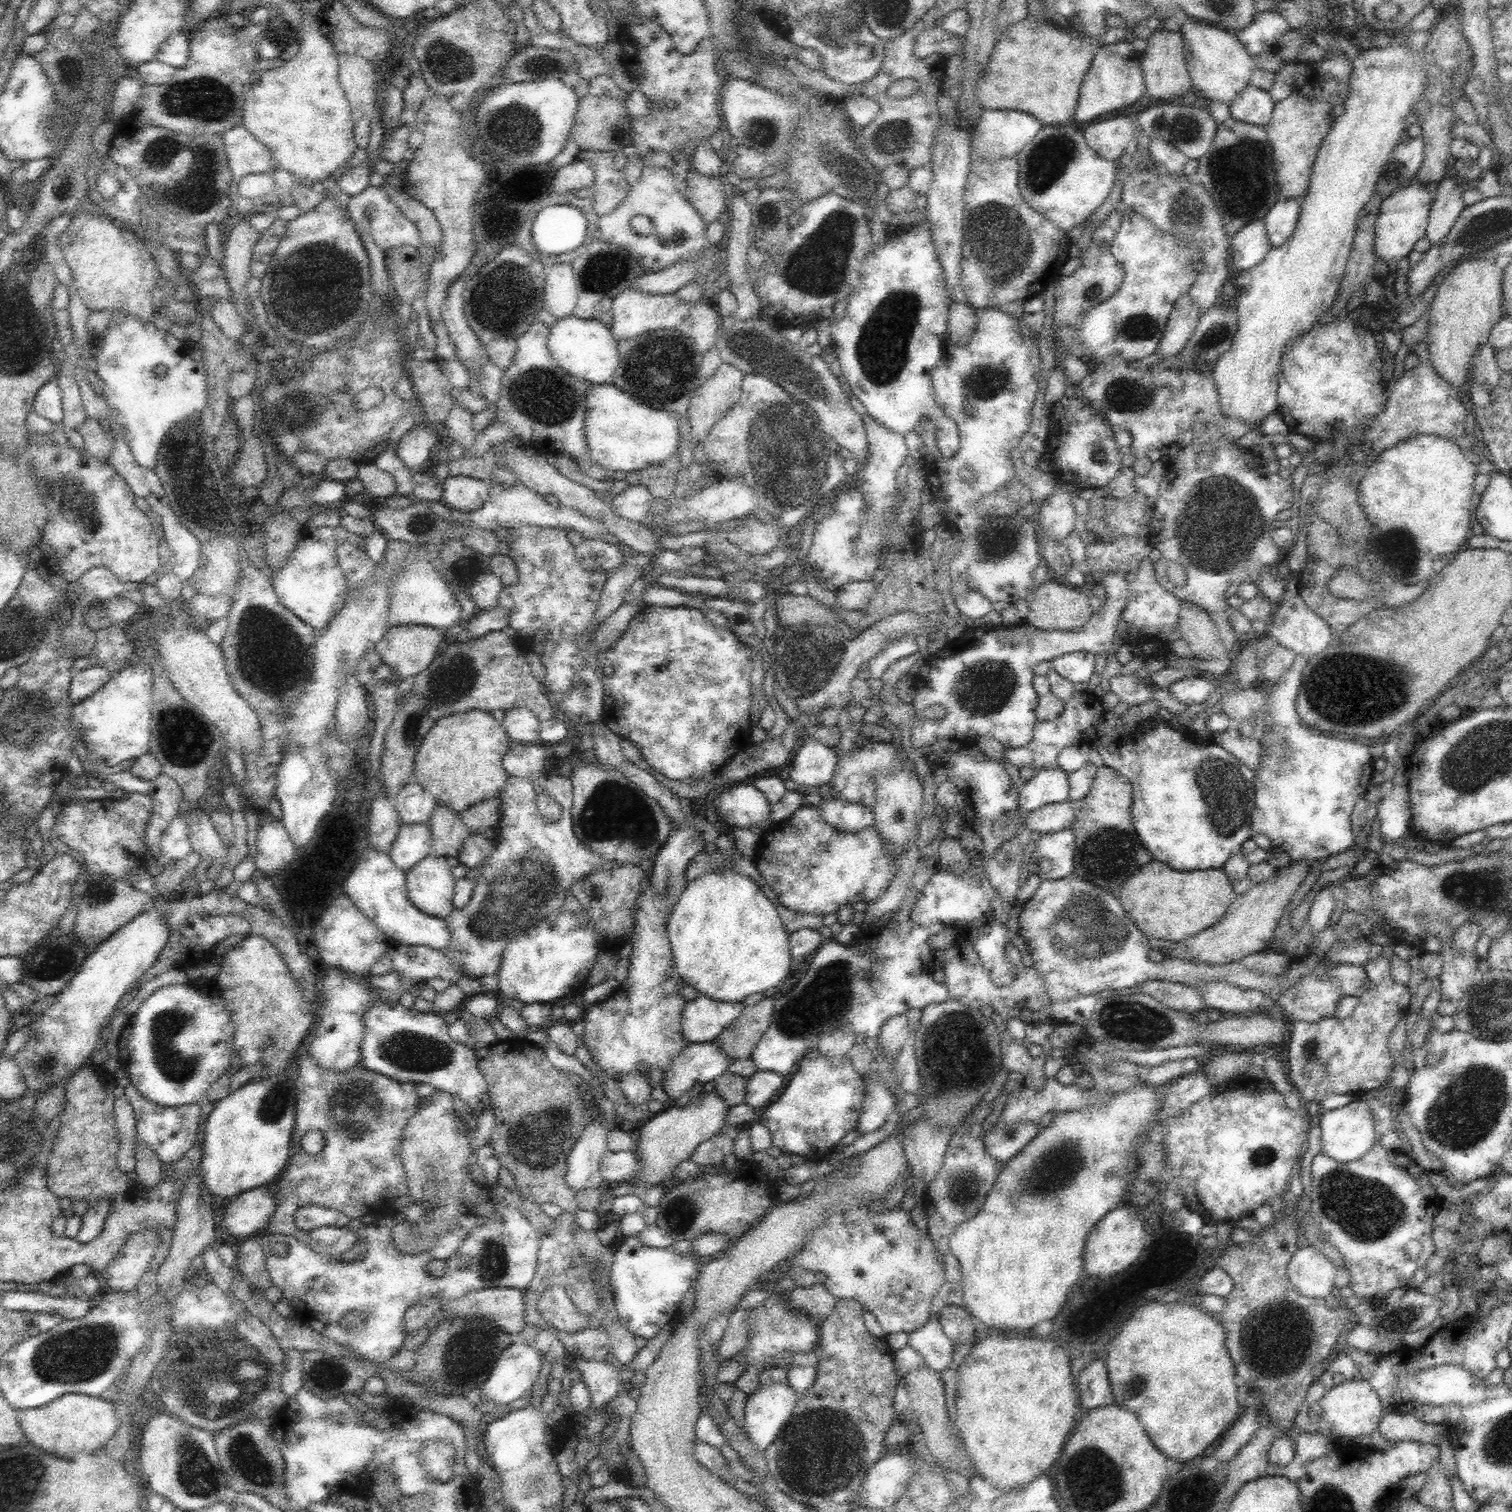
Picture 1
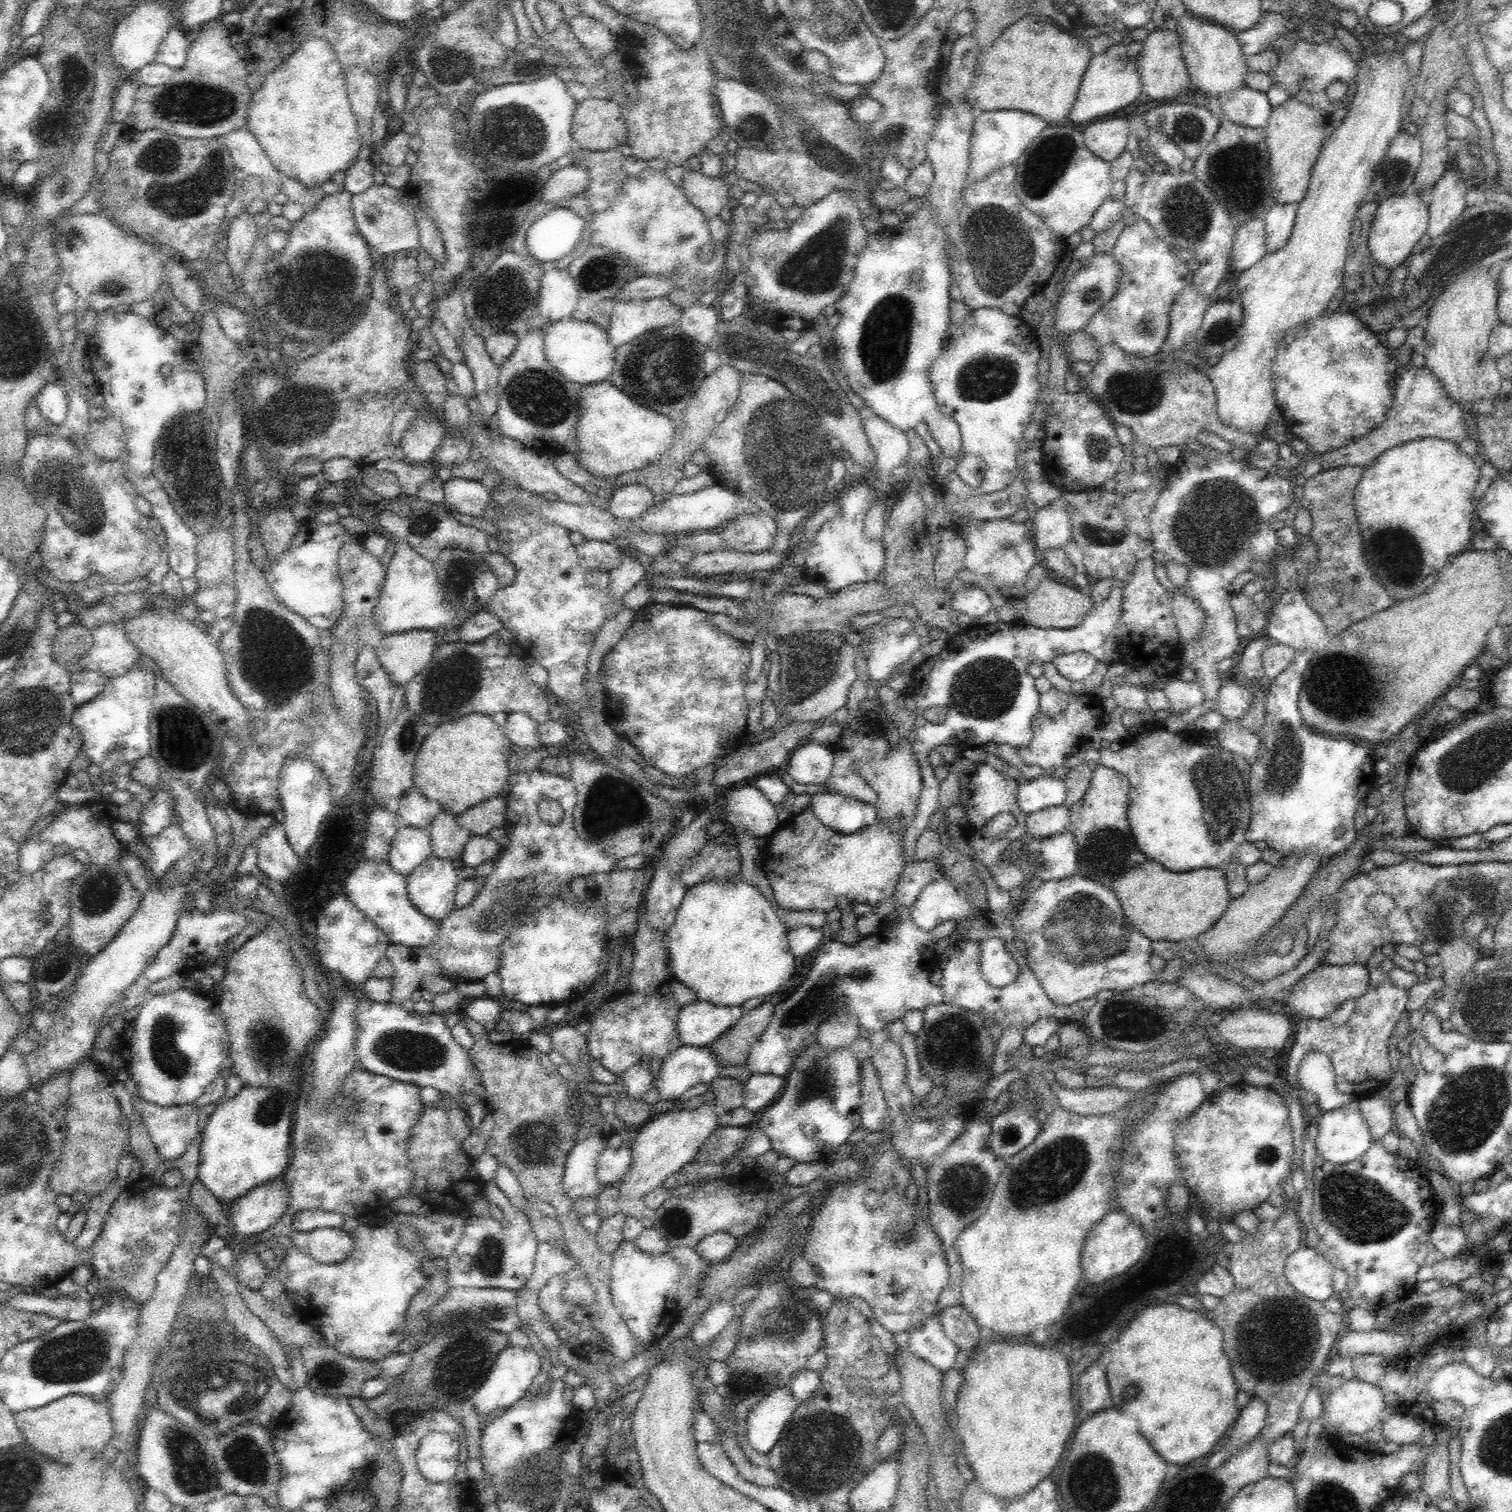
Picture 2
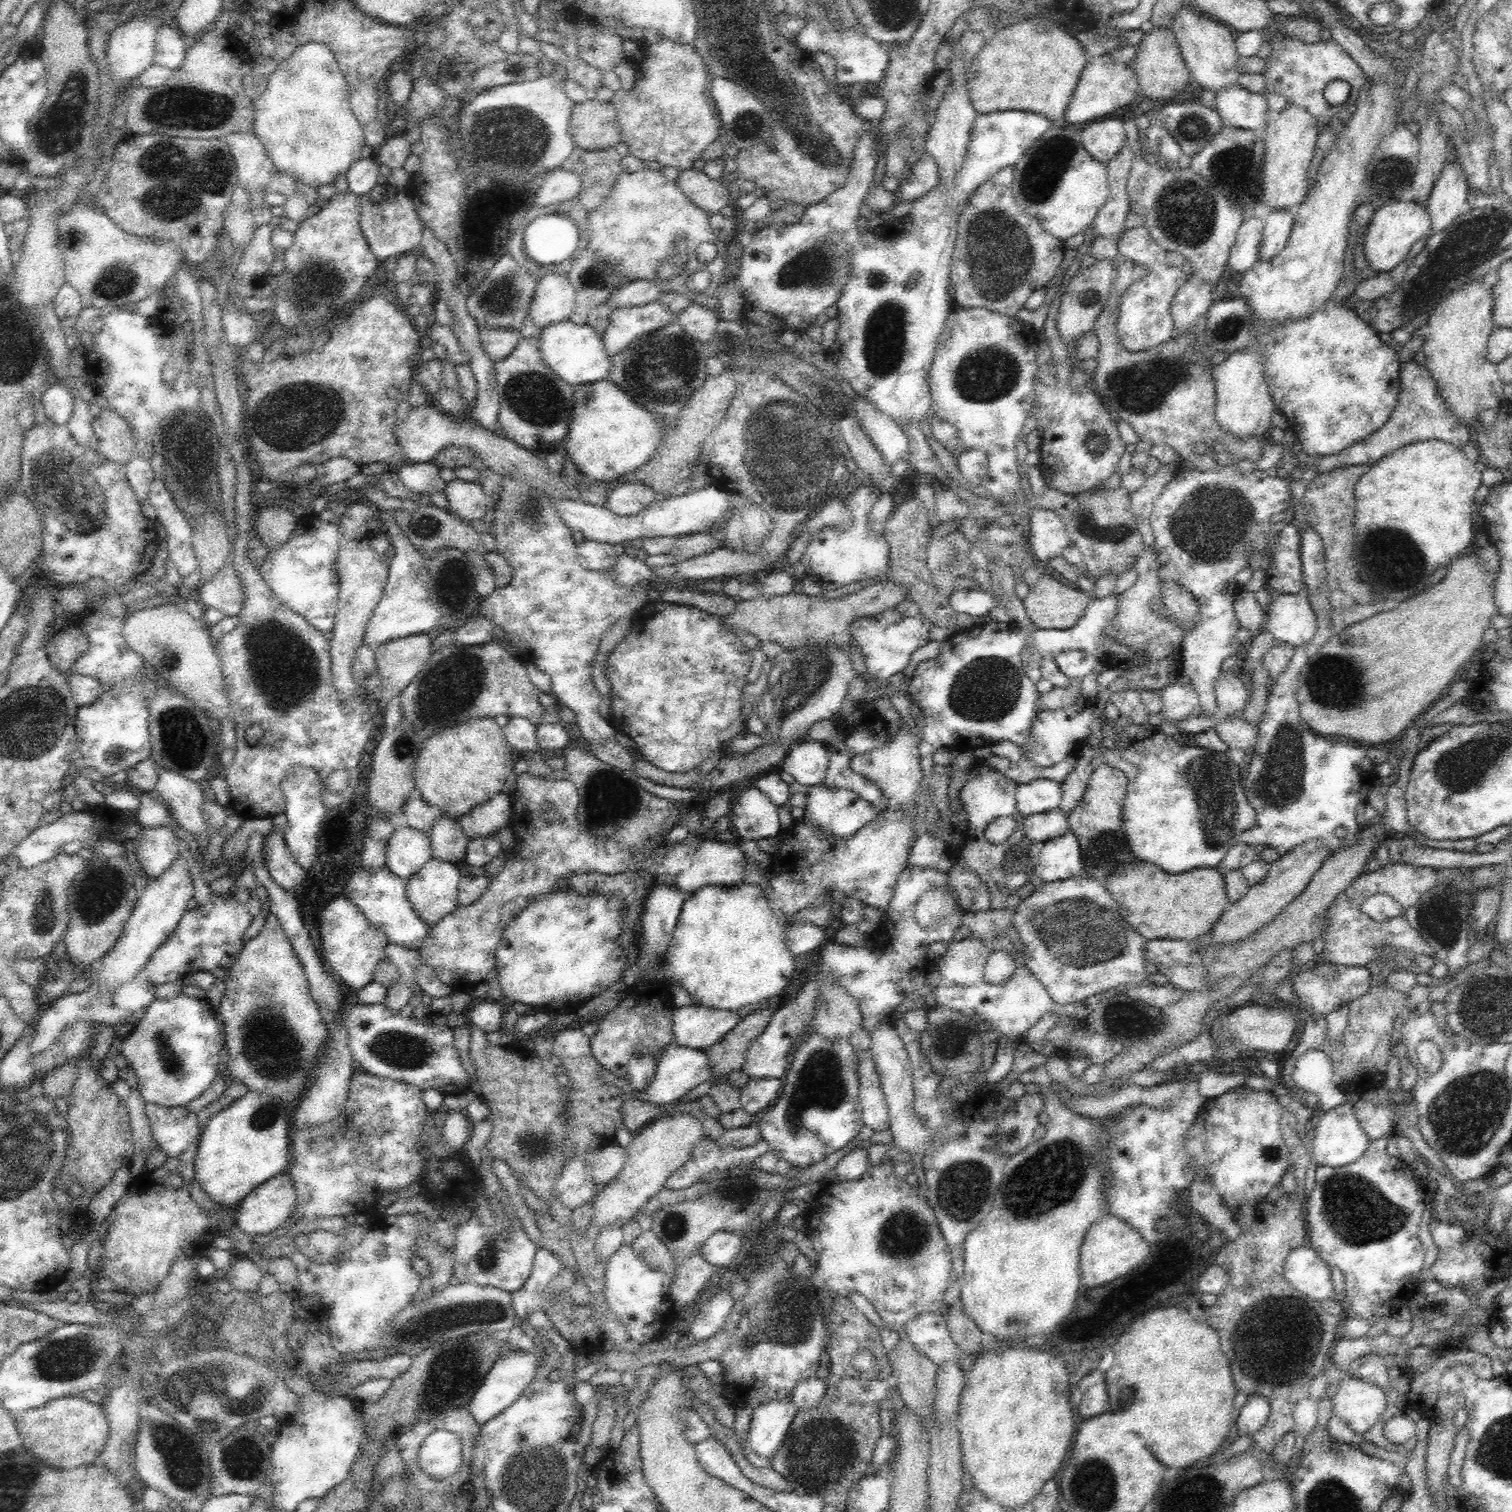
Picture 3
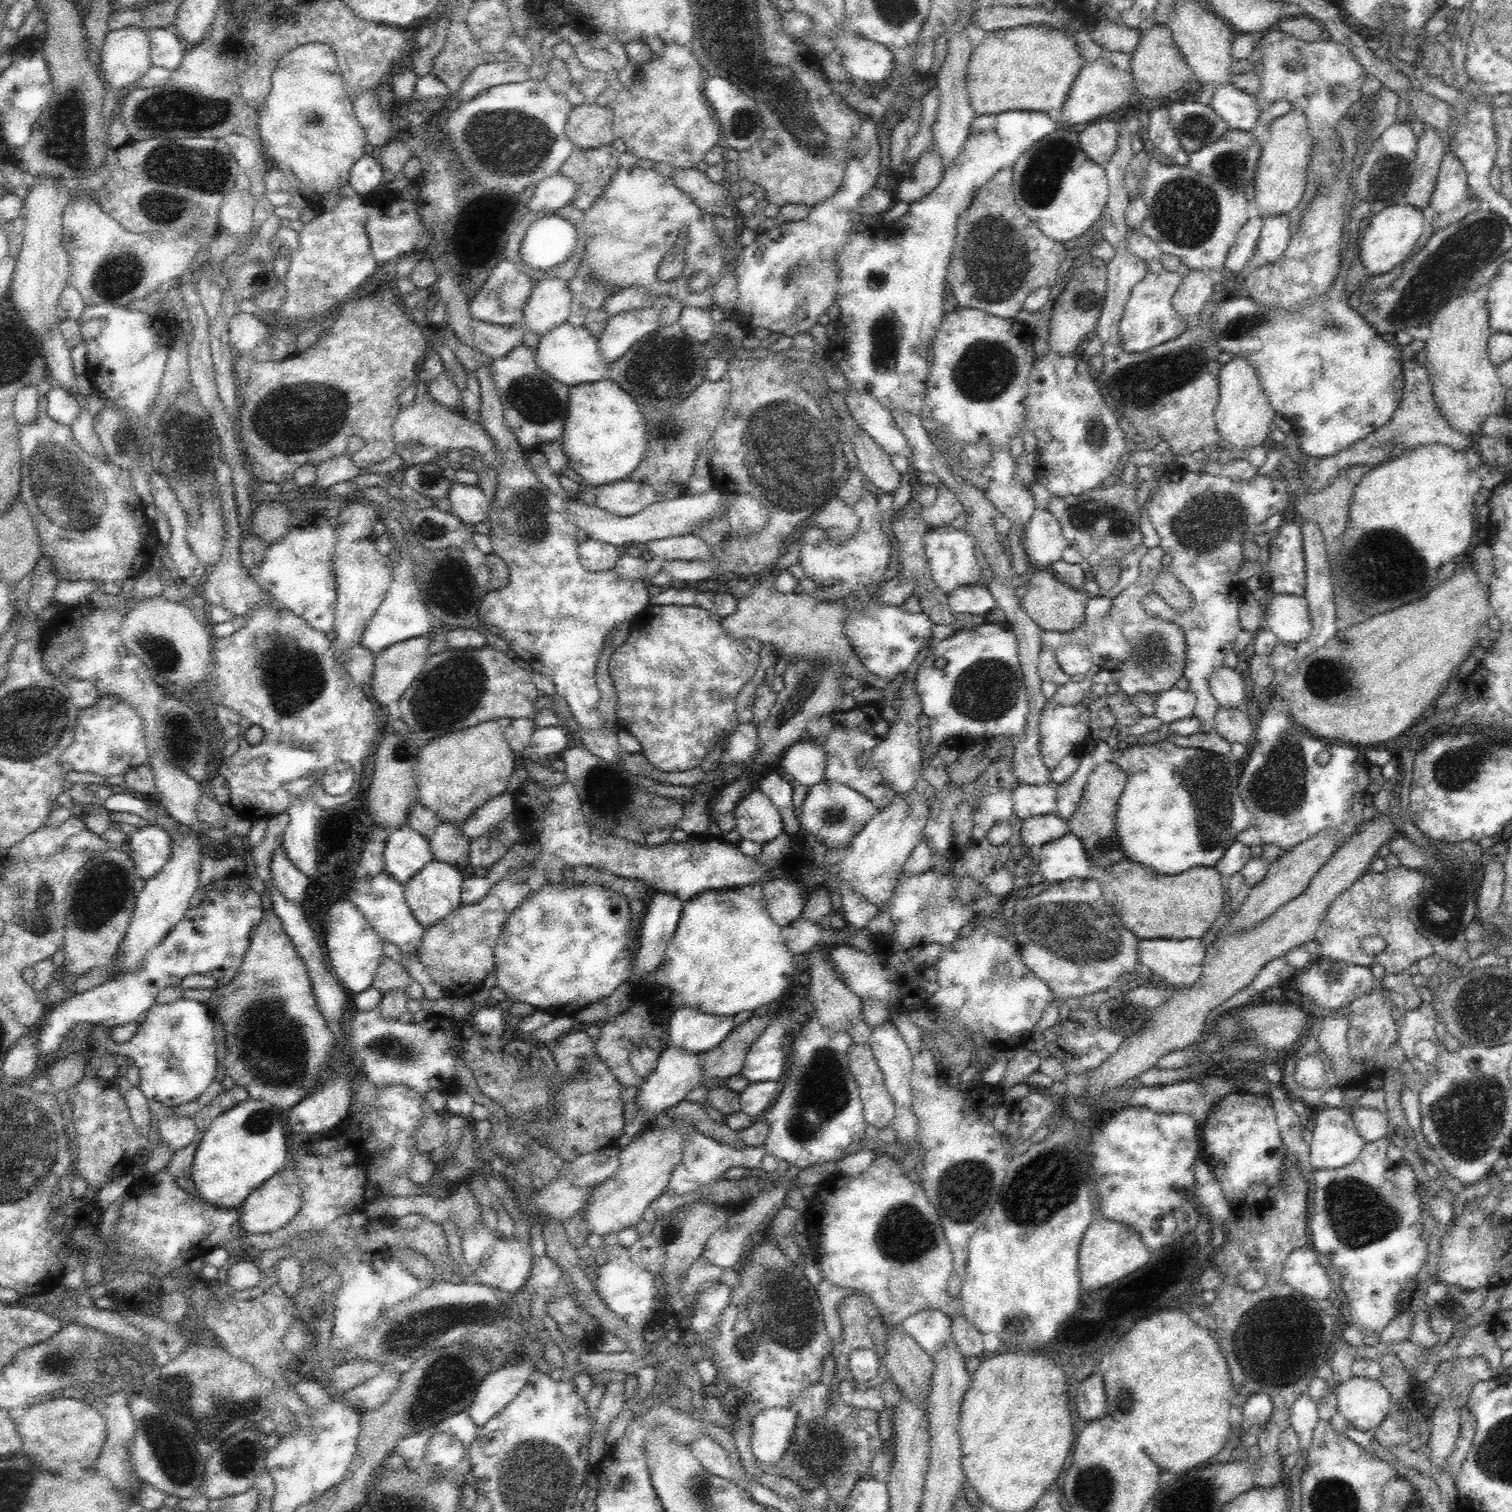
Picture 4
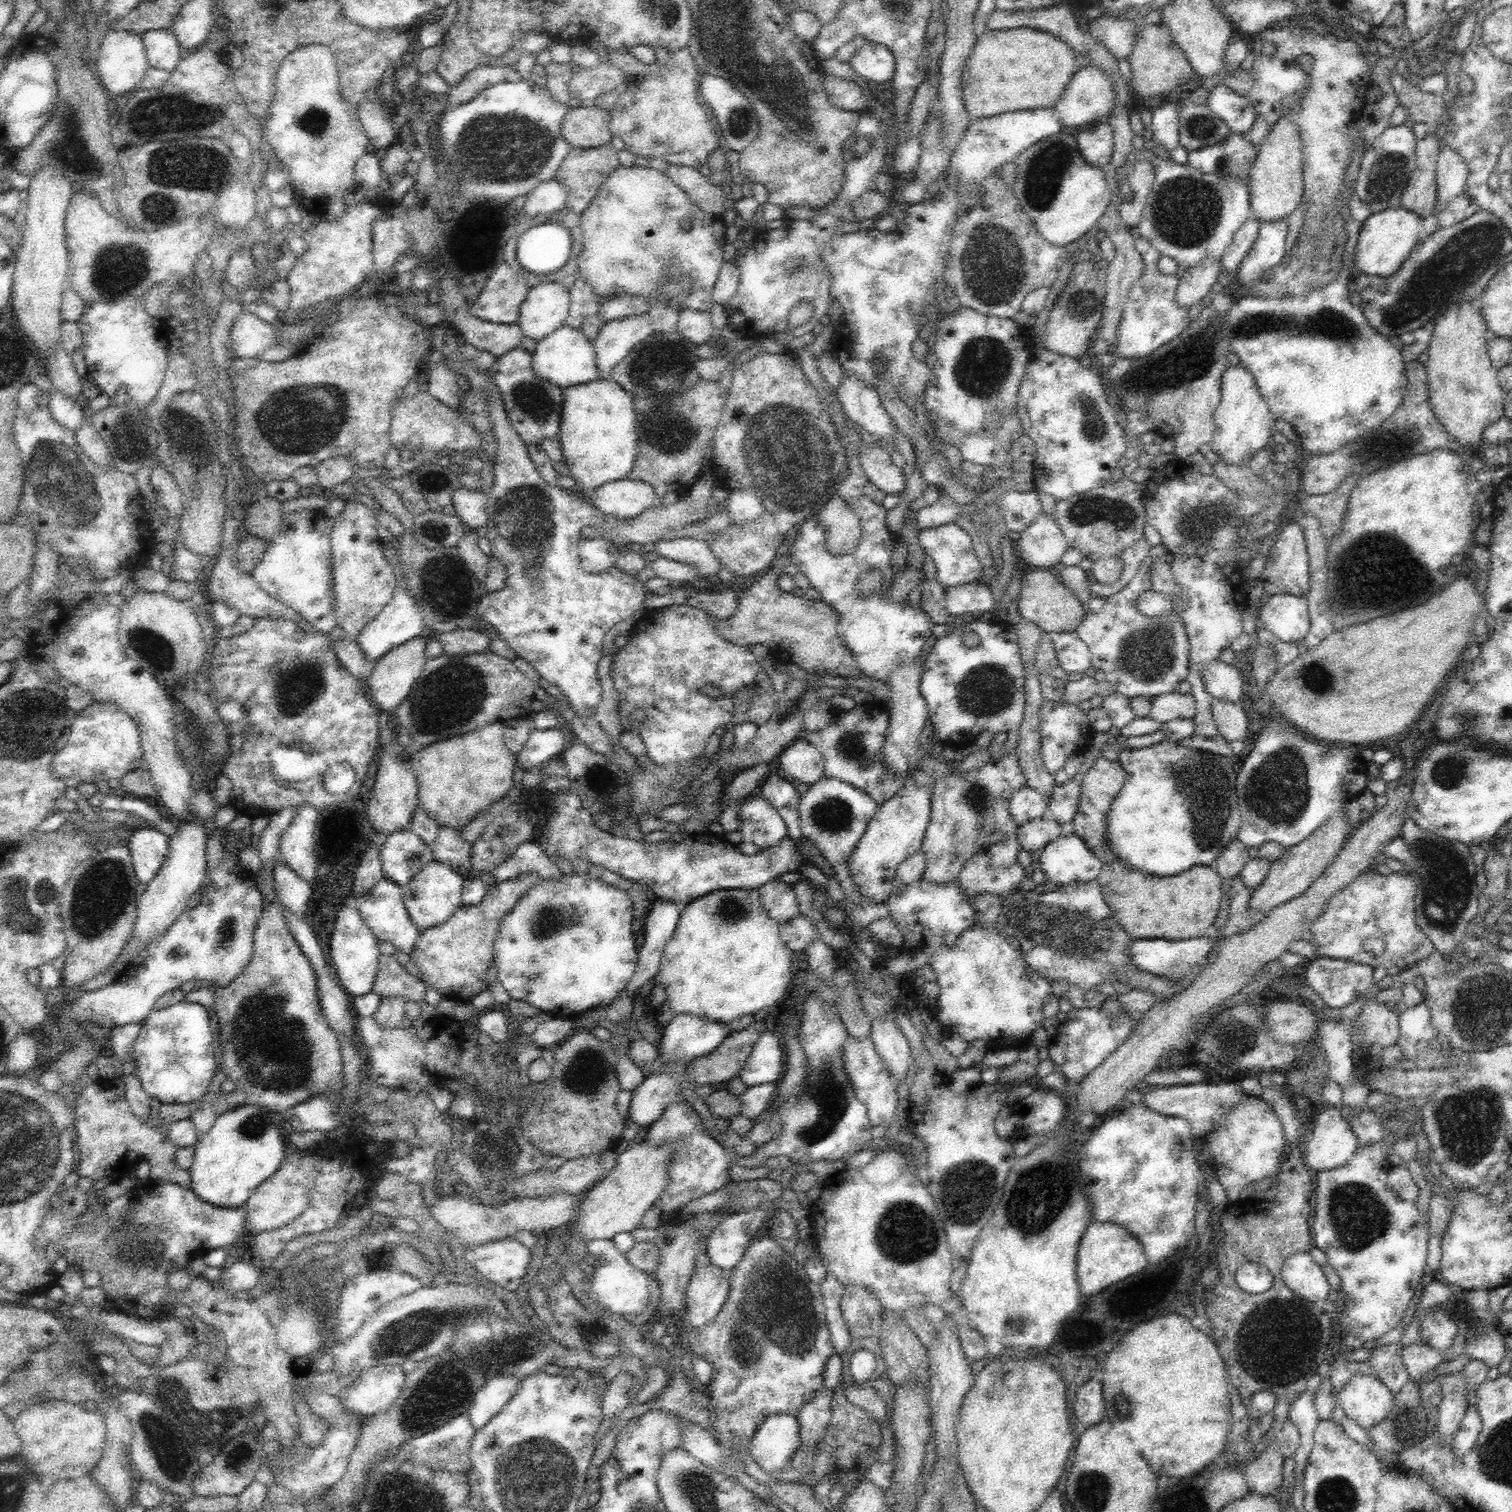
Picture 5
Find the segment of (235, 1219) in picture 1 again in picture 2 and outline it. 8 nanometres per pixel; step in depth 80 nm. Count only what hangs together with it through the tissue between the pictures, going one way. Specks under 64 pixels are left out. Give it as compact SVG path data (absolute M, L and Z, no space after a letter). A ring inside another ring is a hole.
M284 1179L259 1184L250 1192L236 1198L232 1206L232 1226L234 1232L244 1236L268 1230L288 1208L288 1189Z

